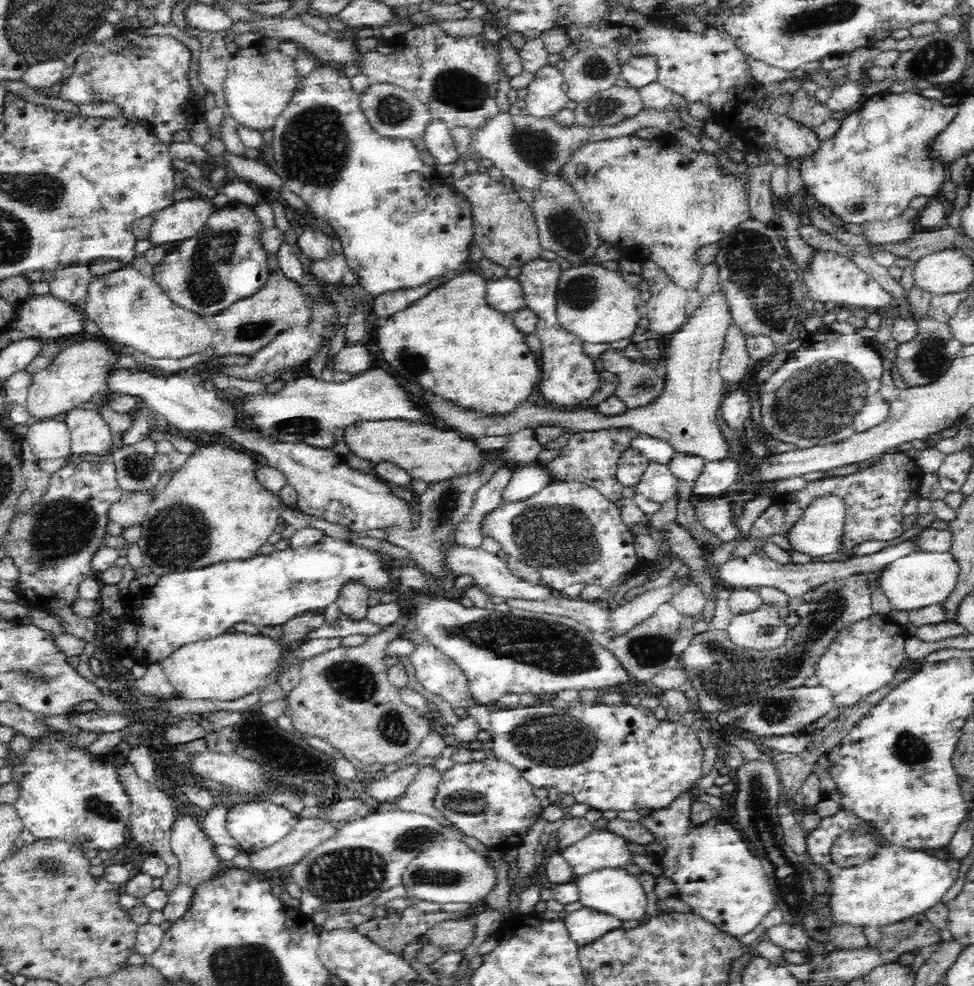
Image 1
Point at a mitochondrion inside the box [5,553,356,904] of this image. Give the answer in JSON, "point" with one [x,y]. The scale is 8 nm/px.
{"point":[49,866]}

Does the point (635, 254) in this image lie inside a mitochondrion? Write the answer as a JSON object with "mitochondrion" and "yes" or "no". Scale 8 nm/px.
{"mitochondrion":"no"}

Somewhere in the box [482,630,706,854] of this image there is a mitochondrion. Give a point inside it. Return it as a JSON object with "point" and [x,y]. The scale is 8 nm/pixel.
{"point":[568,743]}

